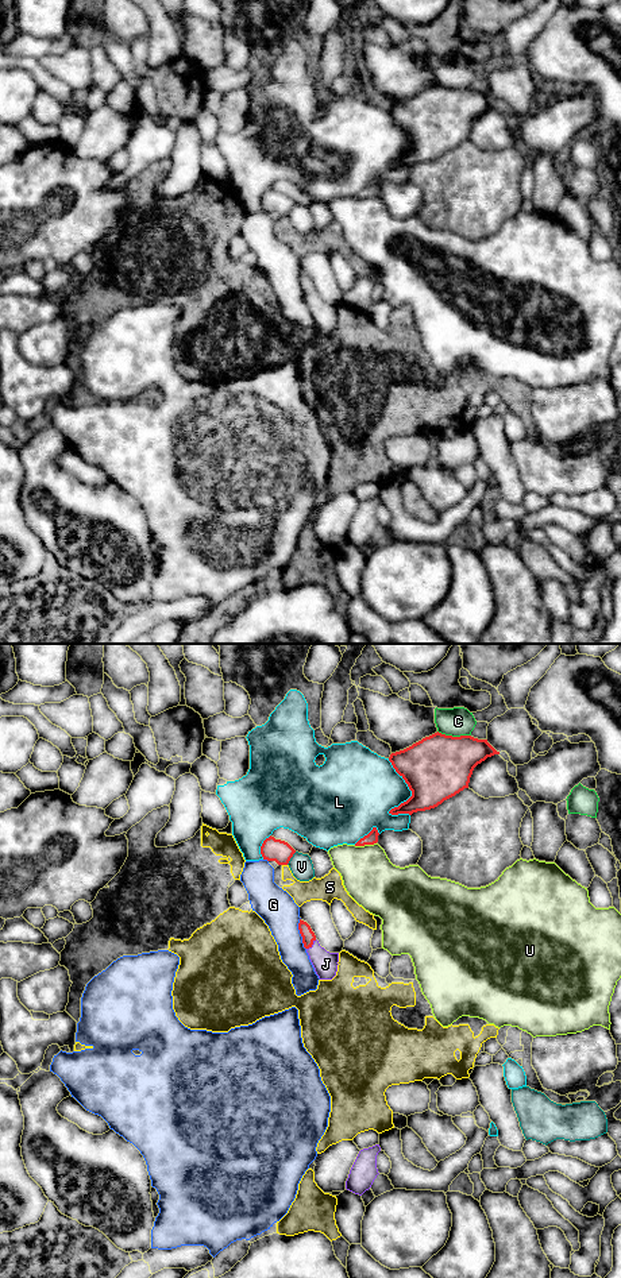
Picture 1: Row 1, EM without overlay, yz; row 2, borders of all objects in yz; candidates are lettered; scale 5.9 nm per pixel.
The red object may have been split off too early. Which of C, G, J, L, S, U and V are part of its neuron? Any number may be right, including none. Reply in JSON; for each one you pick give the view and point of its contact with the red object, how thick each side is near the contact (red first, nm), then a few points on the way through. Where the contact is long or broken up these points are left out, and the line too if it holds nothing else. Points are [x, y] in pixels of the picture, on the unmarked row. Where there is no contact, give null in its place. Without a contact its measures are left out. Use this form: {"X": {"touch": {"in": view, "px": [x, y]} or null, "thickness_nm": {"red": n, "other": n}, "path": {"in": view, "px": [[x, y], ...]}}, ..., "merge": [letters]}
{"J": {"touch": {"in": "yz", "px": [311, 297]}, "thickness_nm": {"red": 80, "other": 140}, "path": {"in": "yz", "px": [[308, 288], [311, 297], [326, 316]]}}, "merge": ["J"]}

